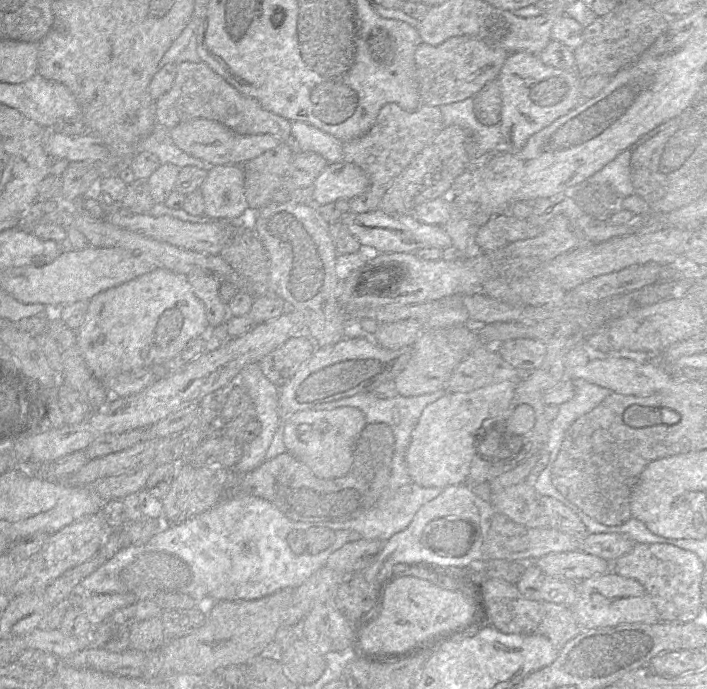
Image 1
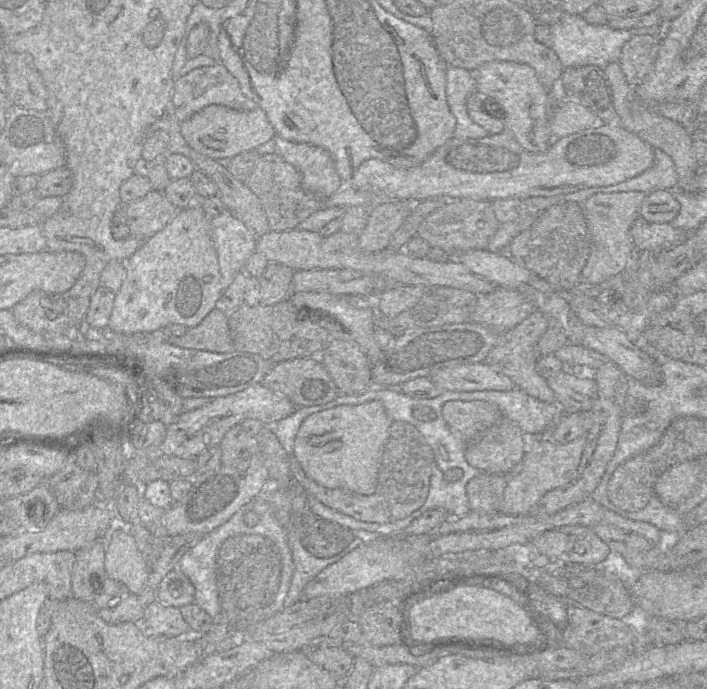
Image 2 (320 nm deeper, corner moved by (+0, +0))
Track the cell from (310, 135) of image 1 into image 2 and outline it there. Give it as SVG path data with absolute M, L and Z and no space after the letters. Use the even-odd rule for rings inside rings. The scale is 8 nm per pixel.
M273 138L275 154L292 164L301 174L304 190L326 200L343 188L331 154L322 147L308 143Z

